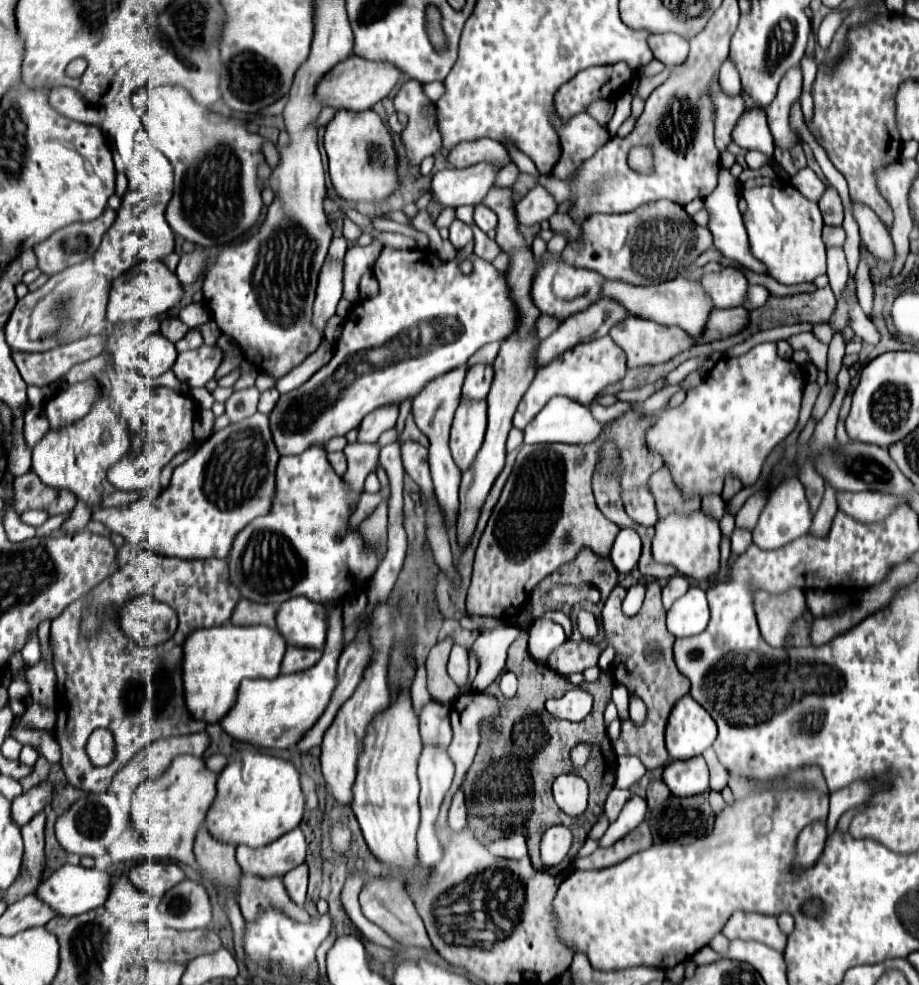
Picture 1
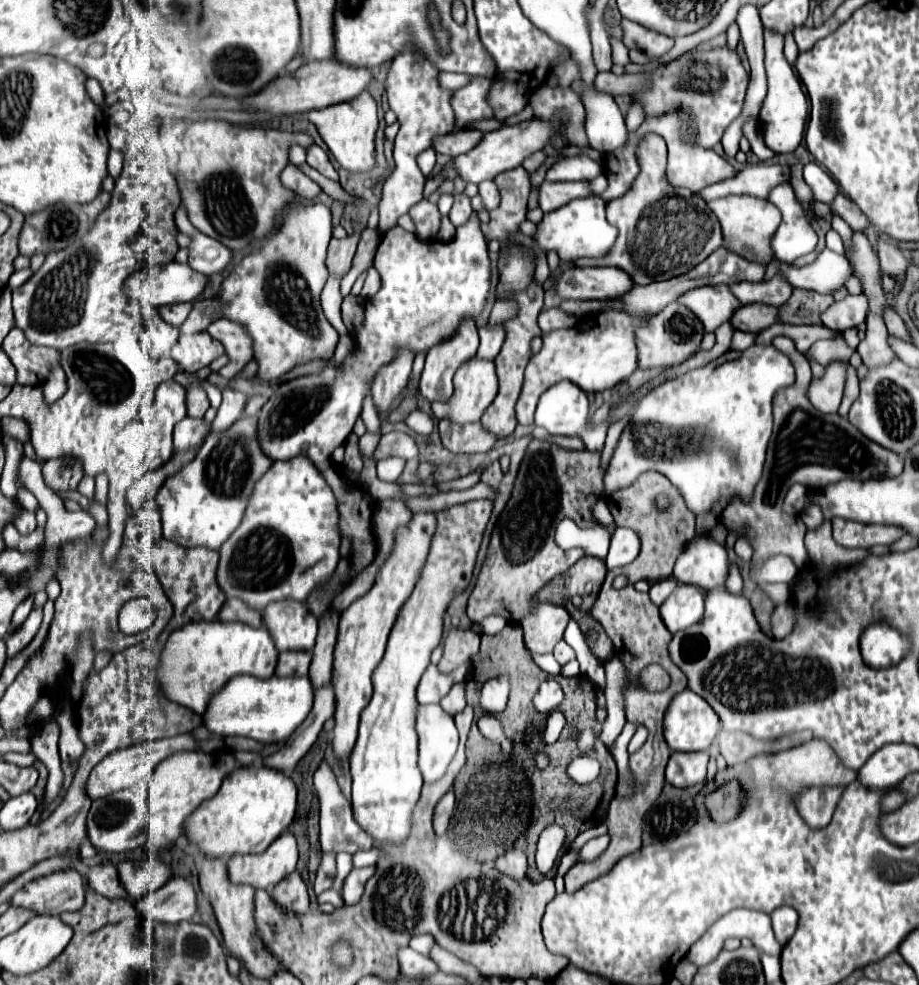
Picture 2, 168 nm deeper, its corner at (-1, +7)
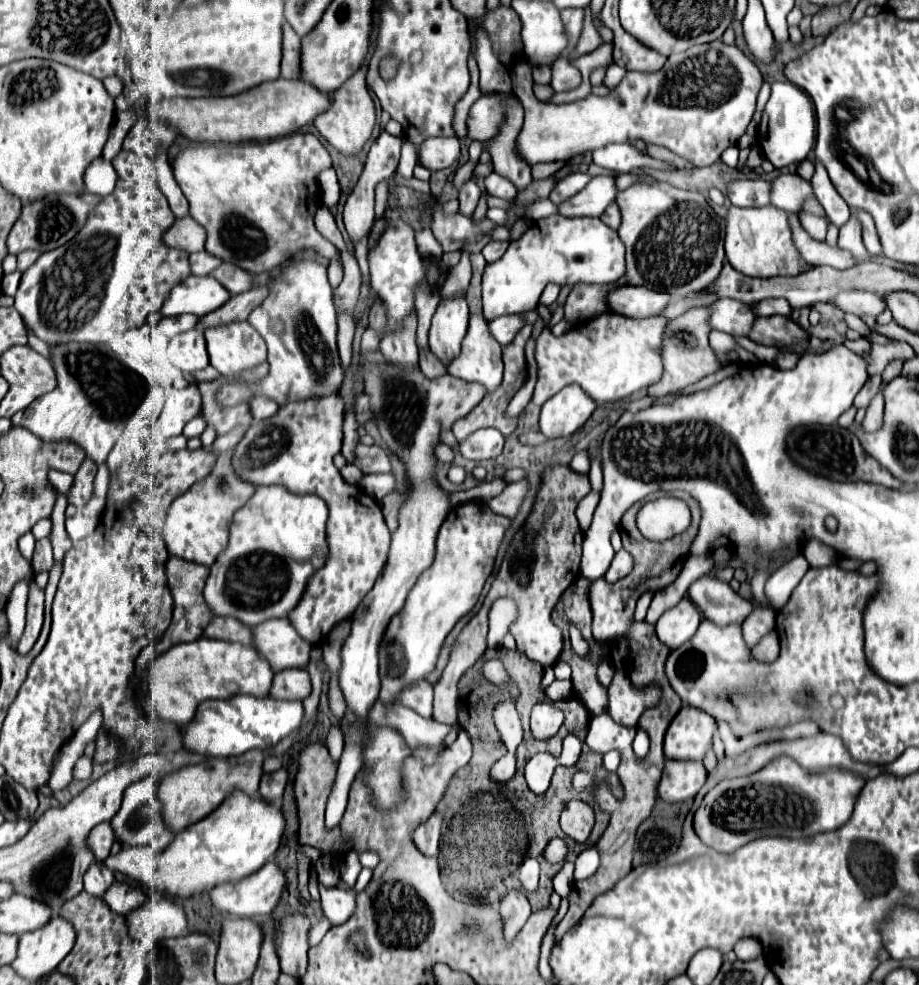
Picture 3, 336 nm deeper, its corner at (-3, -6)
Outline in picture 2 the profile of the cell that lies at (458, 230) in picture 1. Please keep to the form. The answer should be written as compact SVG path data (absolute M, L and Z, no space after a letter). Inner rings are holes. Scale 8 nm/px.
M455 195L455 203L453 203L453 209L451 209L451 213L449 213L449 219L451 219L451 223L455 225L455 227L459 227L459 225L463 225L467 219L469 219L469 215L471 215L471 199L467 197L467 195Z

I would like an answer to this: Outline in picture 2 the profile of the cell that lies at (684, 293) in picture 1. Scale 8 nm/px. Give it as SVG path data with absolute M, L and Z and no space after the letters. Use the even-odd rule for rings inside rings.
M715 285L715 287L699 287L685 295L681 295L679 303L687 305L705 325L705 331L715 331L721 323L729 321L733 313L739 309L741 301L731 293L727 285Z

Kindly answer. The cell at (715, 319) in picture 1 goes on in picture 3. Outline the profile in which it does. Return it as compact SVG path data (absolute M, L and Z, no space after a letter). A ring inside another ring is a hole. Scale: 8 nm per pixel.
M769 316L769 318L755 318L749 338L757 344L787 348L799 340L805 340L807 332L803 332L787 316Z

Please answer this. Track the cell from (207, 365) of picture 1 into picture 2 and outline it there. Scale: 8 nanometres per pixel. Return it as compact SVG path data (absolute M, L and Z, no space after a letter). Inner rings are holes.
M207 331L193 333L193 335L181 335L179 341L171 349L171 357L187 371L195 373L201 367L207 367L213 359L221 357L223 345L215 341Z

